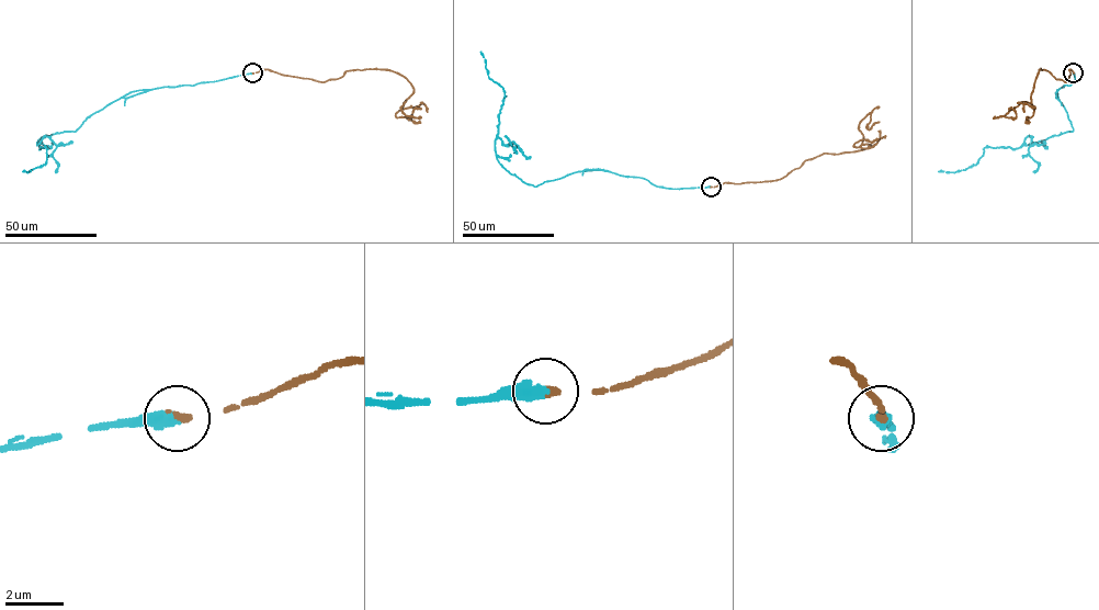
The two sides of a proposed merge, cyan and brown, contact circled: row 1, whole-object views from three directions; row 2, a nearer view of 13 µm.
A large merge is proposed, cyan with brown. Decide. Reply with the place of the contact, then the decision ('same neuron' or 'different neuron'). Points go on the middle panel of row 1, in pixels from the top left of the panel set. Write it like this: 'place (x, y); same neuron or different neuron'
place (711, 187); same neuron

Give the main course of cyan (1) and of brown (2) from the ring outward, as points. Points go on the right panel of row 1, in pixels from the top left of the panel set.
1: (1074, 74), (1075, 81), (1056, 90), (1073, 131), (1015, 149), (986, 147), (975, 165), (954, 172), (938, 171)
2: (1074, 74), (1069, 69), (1065, 82), (1040, 69), (1030, 103), (1021, 101), (1000, 115), (1015, 117), (1008, 109)

